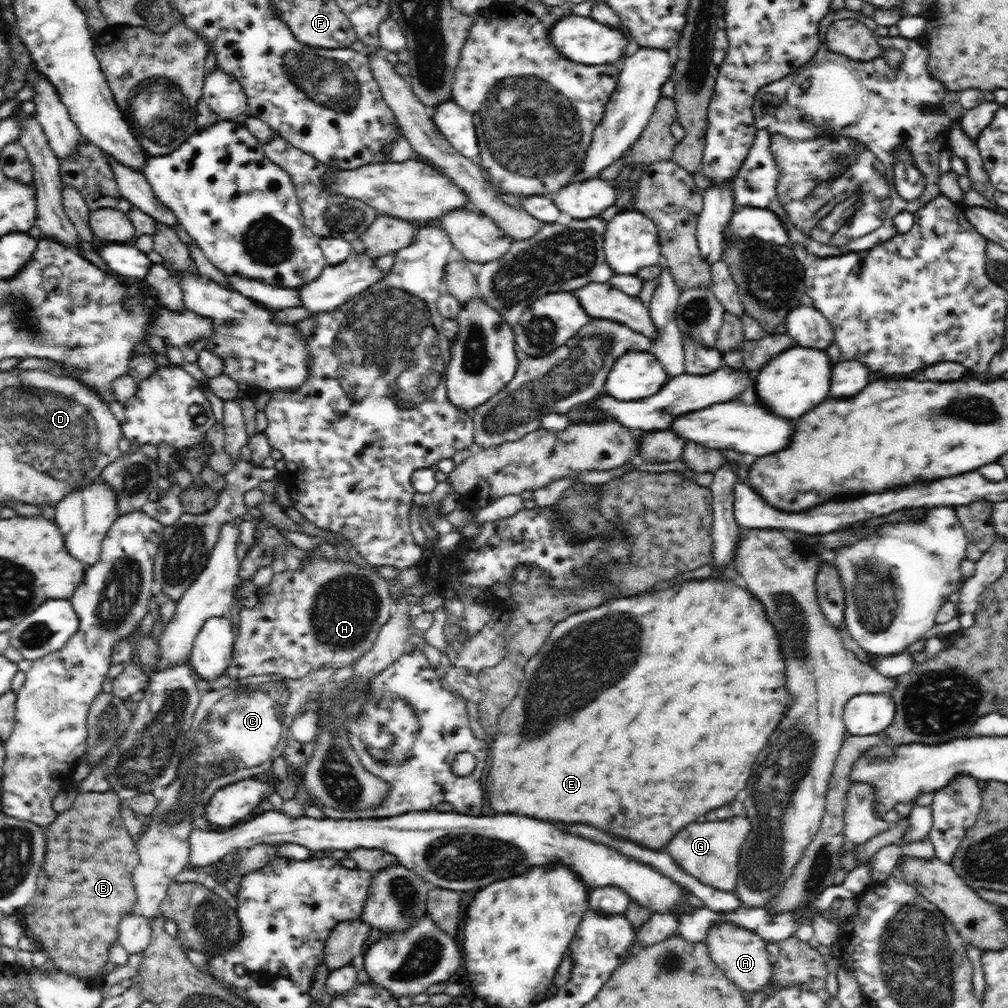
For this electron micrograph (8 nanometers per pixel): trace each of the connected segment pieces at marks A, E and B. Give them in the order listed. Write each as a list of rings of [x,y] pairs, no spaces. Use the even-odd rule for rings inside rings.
[[[720,925],[708,932],[705,941],[708,945],[710,958],[724,971],[726,978],[735,986],[748,992],[762,991],[772,976],[770,953],[766,952],[766,942],[754,931],[740,926]]]
[[[713,577],[688,579],[672,583],[670,588],[654,591],[652,594],[644,593],[632,598],[612,600],[600,608],[572,614],[570,618],[557,622],[542,650],[526,662],[520,690],[517,690],[512,702],[502,708],[498,716],[498,736],[493,736],[494,744],[490,744],[490,770],[486,784],[483,784],[486,786],[487,802],[490,802],[492,810],[554,822],[588,822],[594,828],[606,830],[610,834],[628,838],[650,850],[658,851],[668,845],[672,834],[676,834],[680,826],[688,826],[688,822],[696,822],[702,814],[732,802],[736,794],[748,784],[758,752],[766,746],[772,730],[776,730],[782,714],[792,702],[786,688],[786,662],[784,658],[780,658],[780,642],[776,642],[776,630],[772,630],[772,624],[764,614],[764,606],[760,606],[760,602],[756,602],[756,598],[752,598],[746,588],[740,588],[740,584],[740,580],[717,580]],[[660,806],[662,822],[622,822],[624,816],[636,820],[640,814],[660,814]]]
[[[113,790],[74,794],[68,809],[45,827],[45,862],[37,879],[37,890],[28,906],[17,914],[24,930],[33,933],[38,948],[53,960],[55,968],[83,980],[103,976],[99,970],[109,962],[109,946],[117,941],[120,922],[137,908],[132,876],[139,866],[139,855],[120,817],[121,804],[125,801]]]

